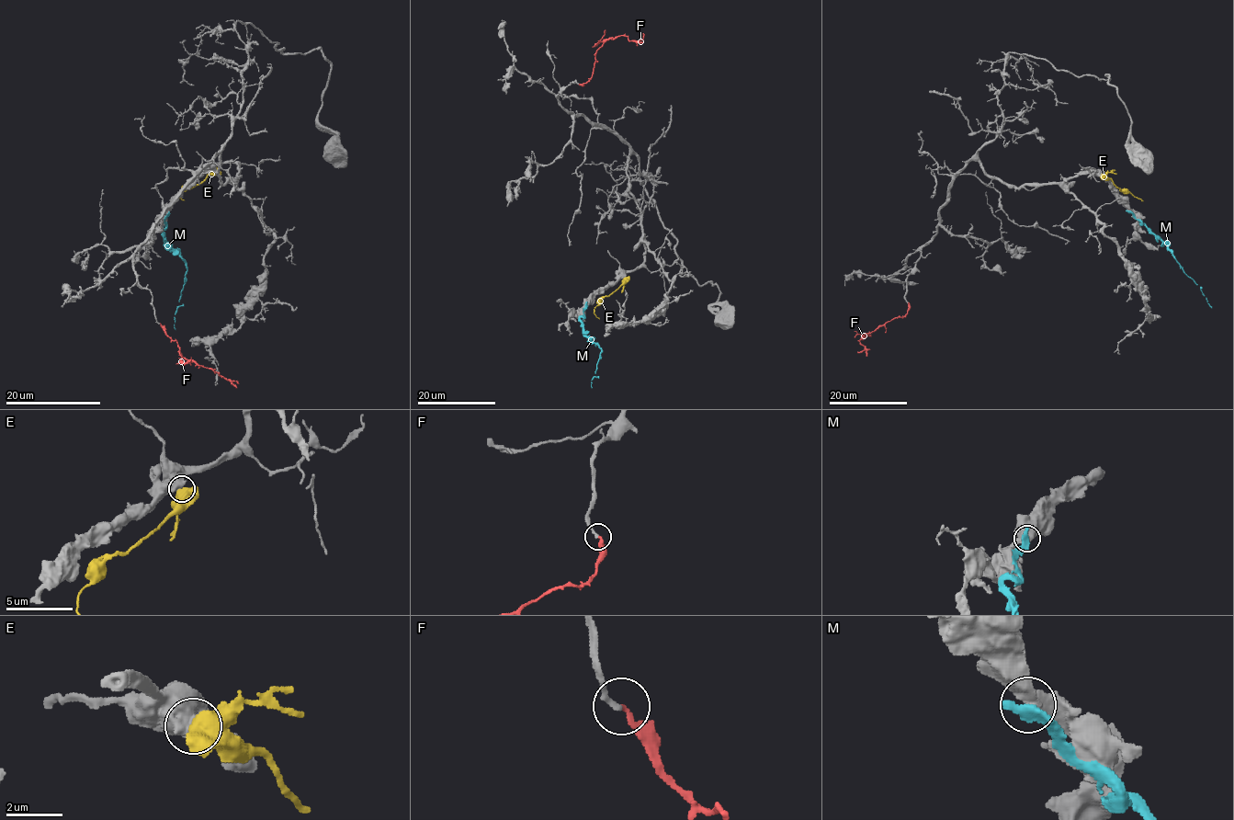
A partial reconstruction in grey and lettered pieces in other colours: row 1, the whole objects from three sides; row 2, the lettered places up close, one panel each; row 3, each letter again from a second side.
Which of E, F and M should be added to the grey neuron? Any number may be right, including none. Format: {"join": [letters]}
{"join": ["F"]}

